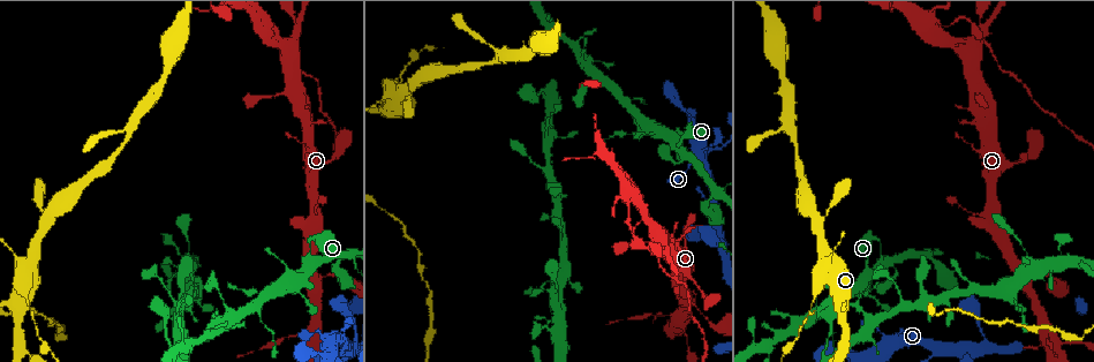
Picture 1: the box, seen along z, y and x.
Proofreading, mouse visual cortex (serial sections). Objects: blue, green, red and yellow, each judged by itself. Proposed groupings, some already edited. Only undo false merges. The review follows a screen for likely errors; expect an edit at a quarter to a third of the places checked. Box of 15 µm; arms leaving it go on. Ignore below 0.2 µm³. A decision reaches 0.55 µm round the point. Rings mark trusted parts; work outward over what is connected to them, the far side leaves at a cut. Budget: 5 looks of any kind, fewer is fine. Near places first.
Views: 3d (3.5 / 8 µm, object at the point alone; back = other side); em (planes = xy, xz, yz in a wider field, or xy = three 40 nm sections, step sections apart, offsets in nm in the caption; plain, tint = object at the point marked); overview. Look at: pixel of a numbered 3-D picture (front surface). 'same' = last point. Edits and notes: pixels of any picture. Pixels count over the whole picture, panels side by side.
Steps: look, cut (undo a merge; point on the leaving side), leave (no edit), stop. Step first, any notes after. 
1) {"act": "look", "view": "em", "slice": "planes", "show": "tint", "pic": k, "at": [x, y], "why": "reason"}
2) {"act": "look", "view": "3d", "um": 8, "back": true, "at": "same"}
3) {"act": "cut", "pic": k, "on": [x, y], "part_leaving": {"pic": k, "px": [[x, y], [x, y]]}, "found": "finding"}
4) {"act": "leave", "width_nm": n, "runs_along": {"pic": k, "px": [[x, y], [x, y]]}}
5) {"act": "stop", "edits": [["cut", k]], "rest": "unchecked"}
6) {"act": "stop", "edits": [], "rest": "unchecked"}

{"act": "look", "view": "3d", "um": 3.5, "pic": 1, "at": [310, 237], "why": "sharp bend"}

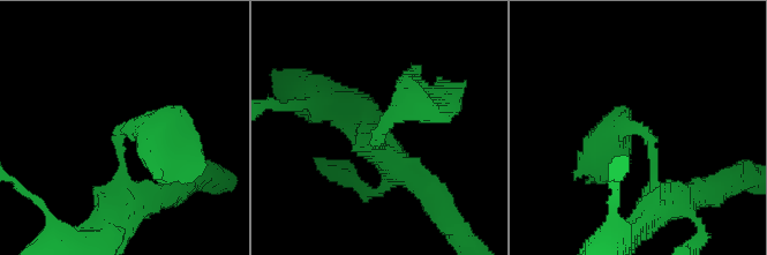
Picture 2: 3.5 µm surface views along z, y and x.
{"act": "look", "view": "em", "slice": "xy", "step": 3, "show": "tint", "pic": 2, "at": [126, 127], "arm_widths_nm": [150, 400], "why": "now the EM"}

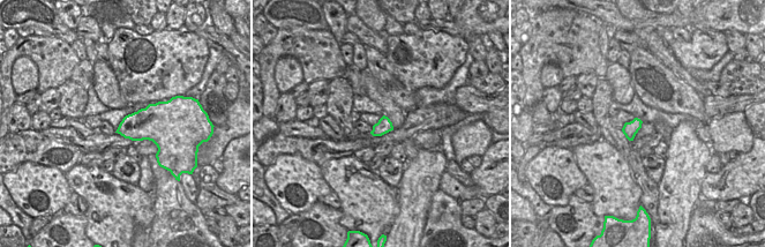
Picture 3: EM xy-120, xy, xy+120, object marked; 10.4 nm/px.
{"act": "leave", "found": "continuous, no second cell"}

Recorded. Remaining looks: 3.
{"act": "look", "view": "3d", "um": 3.5, "pic": 1, "at": [934, 27], "why": "thin arm on a thick one"}

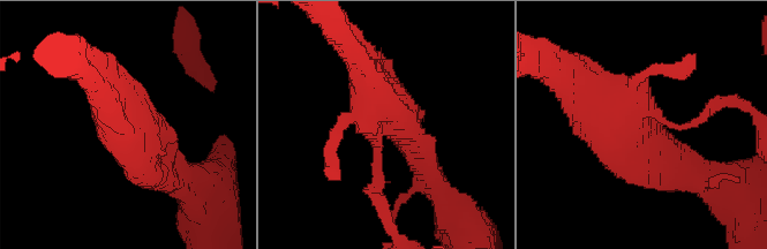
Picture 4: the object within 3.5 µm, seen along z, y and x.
{"act": "look", "view": "em", "slice": "xy", "step": 5, "show": "tint", "pic": 4, "at": [641, 121], "why": "now the EM"}

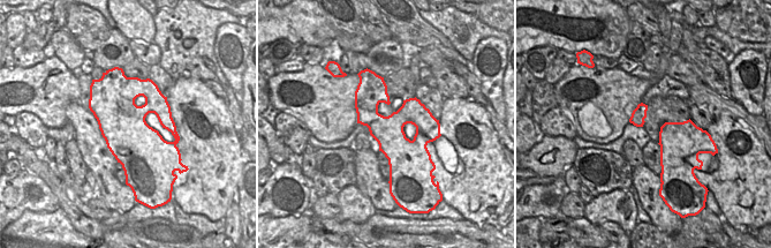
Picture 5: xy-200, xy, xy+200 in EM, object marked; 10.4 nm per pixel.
{"act": "cut", "pic": 4, "on": [378, 187], "width_nm": 320, "part_leaving": {"pic": 4, "px": [[377, 149], [374, 196], [396, 238]]}, "found": "a second cell is stuck on"}

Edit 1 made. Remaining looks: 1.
{"act": "stop", "edits": [["cut", 4]], "rest": "unchecked"}

